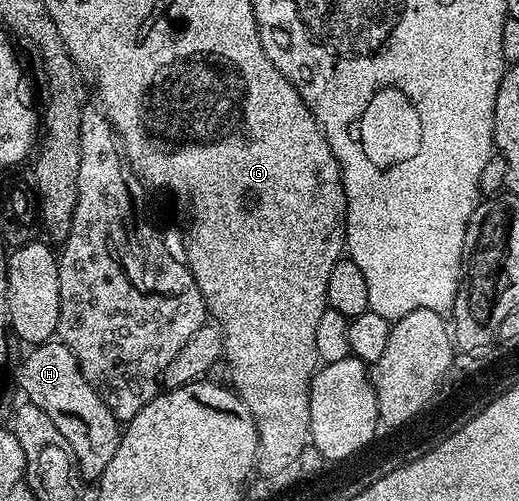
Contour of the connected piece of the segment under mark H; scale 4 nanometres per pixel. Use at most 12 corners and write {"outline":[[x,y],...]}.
{"outline":[[66,344],[36,345],[24,399],[55,422],[82,481],[100,481],[123,428]]}

